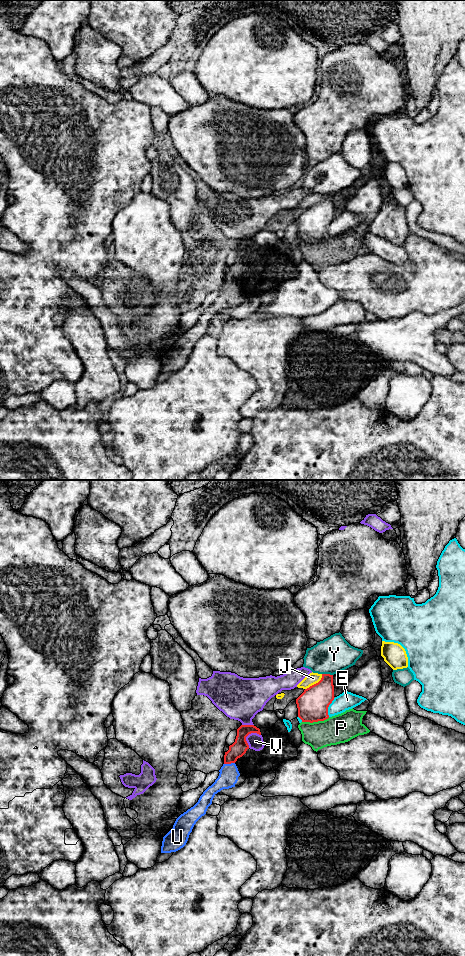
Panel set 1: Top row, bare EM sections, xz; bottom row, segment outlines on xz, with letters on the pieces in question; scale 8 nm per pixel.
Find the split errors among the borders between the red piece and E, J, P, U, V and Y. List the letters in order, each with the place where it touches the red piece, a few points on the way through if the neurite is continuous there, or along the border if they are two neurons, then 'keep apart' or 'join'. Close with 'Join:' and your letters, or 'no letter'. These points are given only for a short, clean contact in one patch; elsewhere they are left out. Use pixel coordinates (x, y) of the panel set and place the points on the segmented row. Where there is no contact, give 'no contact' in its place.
E: meets red in xz at (328, 706); keep apart
J: meets red in xz at (316, 683); border along xz (322, 674), (322, 677), (317, 682), (305, 689); keep apart
P: meets red in xz at (315, 721); keep apart
U: meets red in xz at (229, 763); border along xz (234, 762), (224, 764); keep apart
V: meets red in xz at (248, 734); border along xz (260, 734), (250, 733), (246, 737), (248, 747); keep apart
Y: meets red in xz at (327, 674); keep apart
Join: no letter

